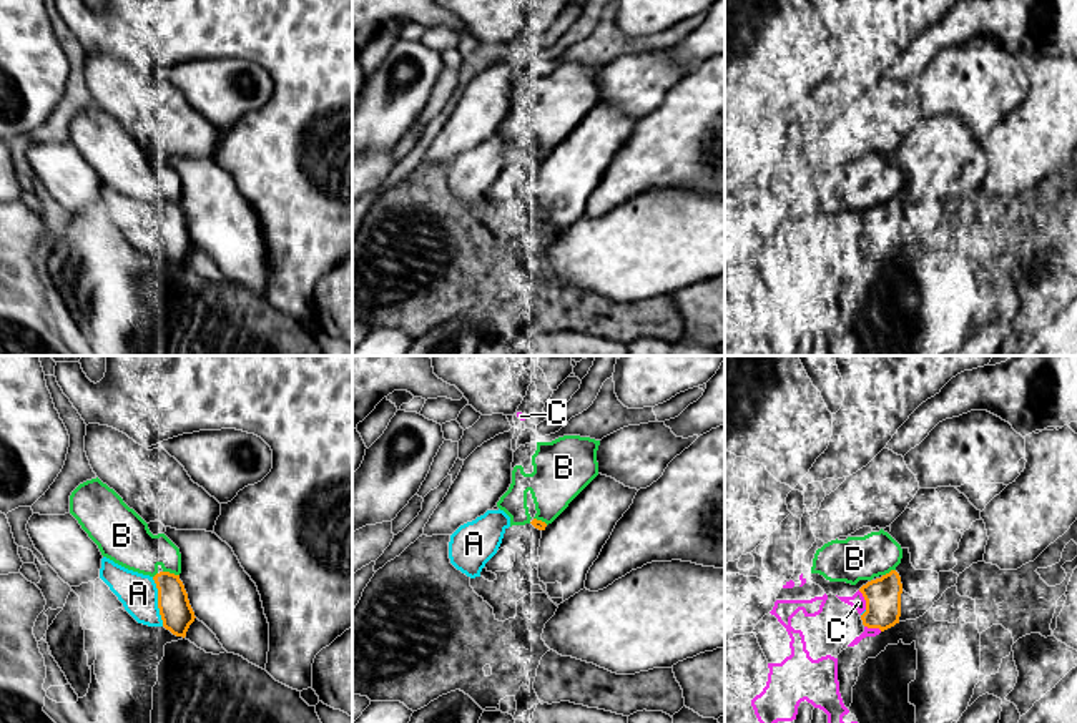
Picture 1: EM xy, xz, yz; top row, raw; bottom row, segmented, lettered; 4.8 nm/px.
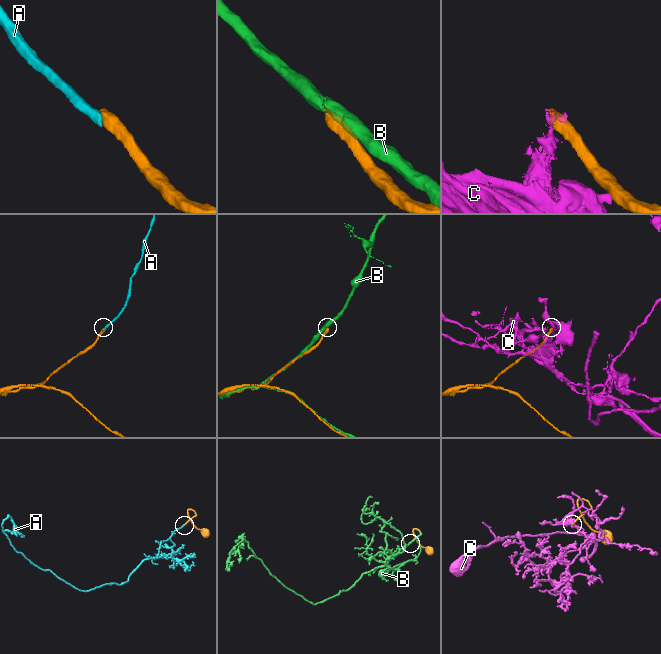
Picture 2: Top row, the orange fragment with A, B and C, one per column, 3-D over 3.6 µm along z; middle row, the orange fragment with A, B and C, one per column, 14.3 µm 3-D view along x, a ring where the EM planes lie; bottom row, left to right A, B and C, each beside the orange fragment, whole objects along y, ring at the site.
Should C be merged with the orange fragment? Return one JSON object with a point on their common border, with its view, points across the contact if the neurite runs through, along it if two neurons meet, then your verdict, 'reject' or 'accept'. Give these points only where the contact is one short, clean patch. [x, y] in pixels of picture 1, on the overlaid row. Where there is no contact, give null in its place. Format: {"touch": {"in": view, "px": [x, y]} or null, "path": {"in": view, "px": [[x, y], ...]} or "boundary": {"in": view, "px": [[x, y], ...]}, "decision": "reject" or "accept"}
{"touch": {"in": "yz", "px": [865, 599]}, "decision": "reject"}

